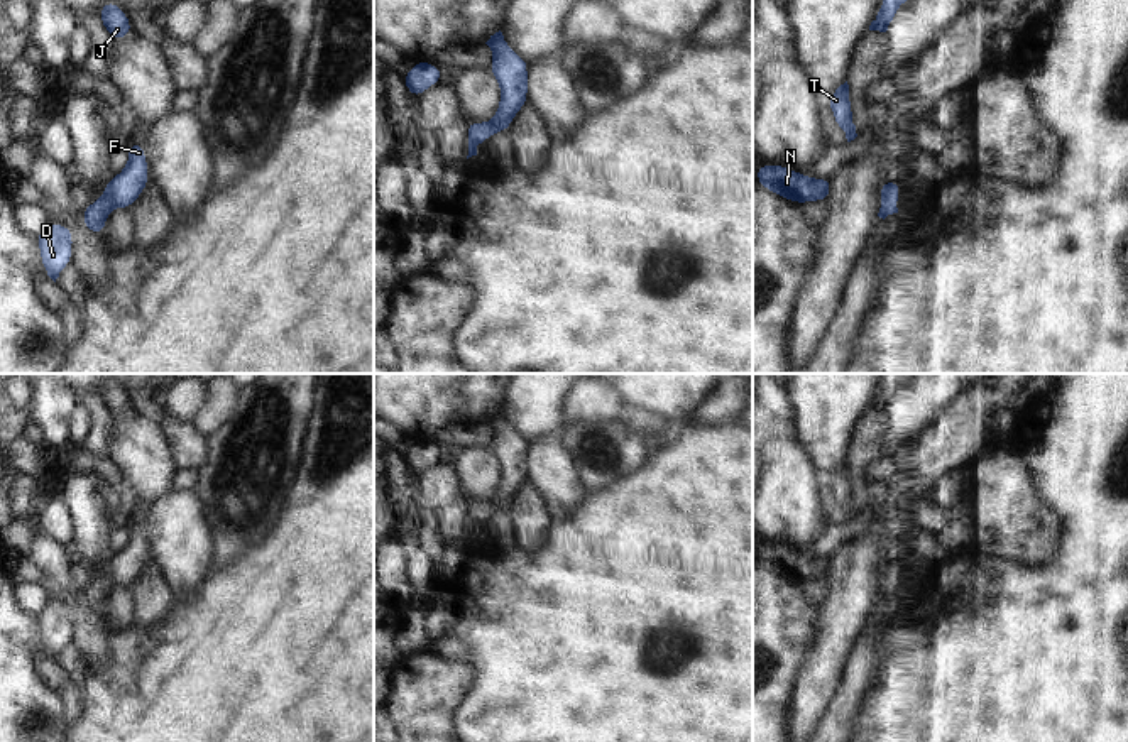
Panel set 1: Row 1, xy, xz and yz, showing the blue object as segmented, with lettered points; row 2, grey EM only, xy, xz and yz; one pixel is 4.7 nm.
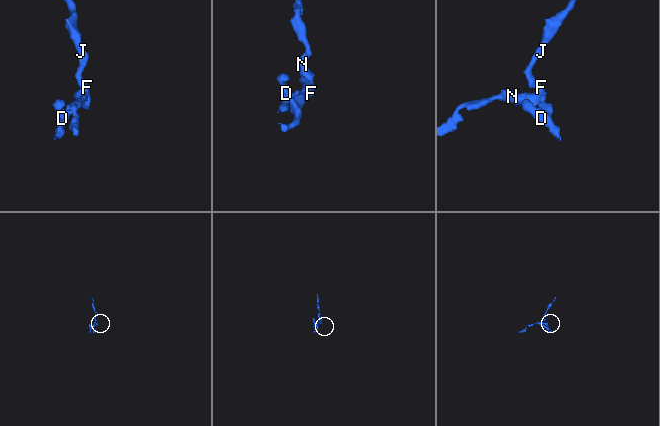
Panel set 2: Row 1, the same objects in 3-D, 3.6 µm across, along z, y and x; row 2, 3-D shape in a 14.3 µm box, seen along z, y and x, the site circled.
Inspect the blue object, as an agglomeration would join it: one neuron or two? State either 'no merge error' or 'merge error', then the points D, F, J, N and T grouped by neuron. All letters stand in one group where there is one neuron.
no merge error; D F J N T

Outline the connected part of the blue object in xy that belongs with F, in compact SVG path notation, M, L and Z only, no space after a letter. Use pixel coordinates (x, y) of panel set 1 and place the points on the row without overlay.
M130 519L129 541L120 553L103 565L103 575L81 590L85 605L101 615L112 587L129 588L142 573L149 559L149 544L144 522Z

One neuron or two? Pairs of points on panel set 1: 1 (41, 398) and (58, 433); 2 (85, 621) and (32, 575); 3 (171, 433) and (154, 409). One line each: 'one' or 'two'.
1: one
2: two
3: two

